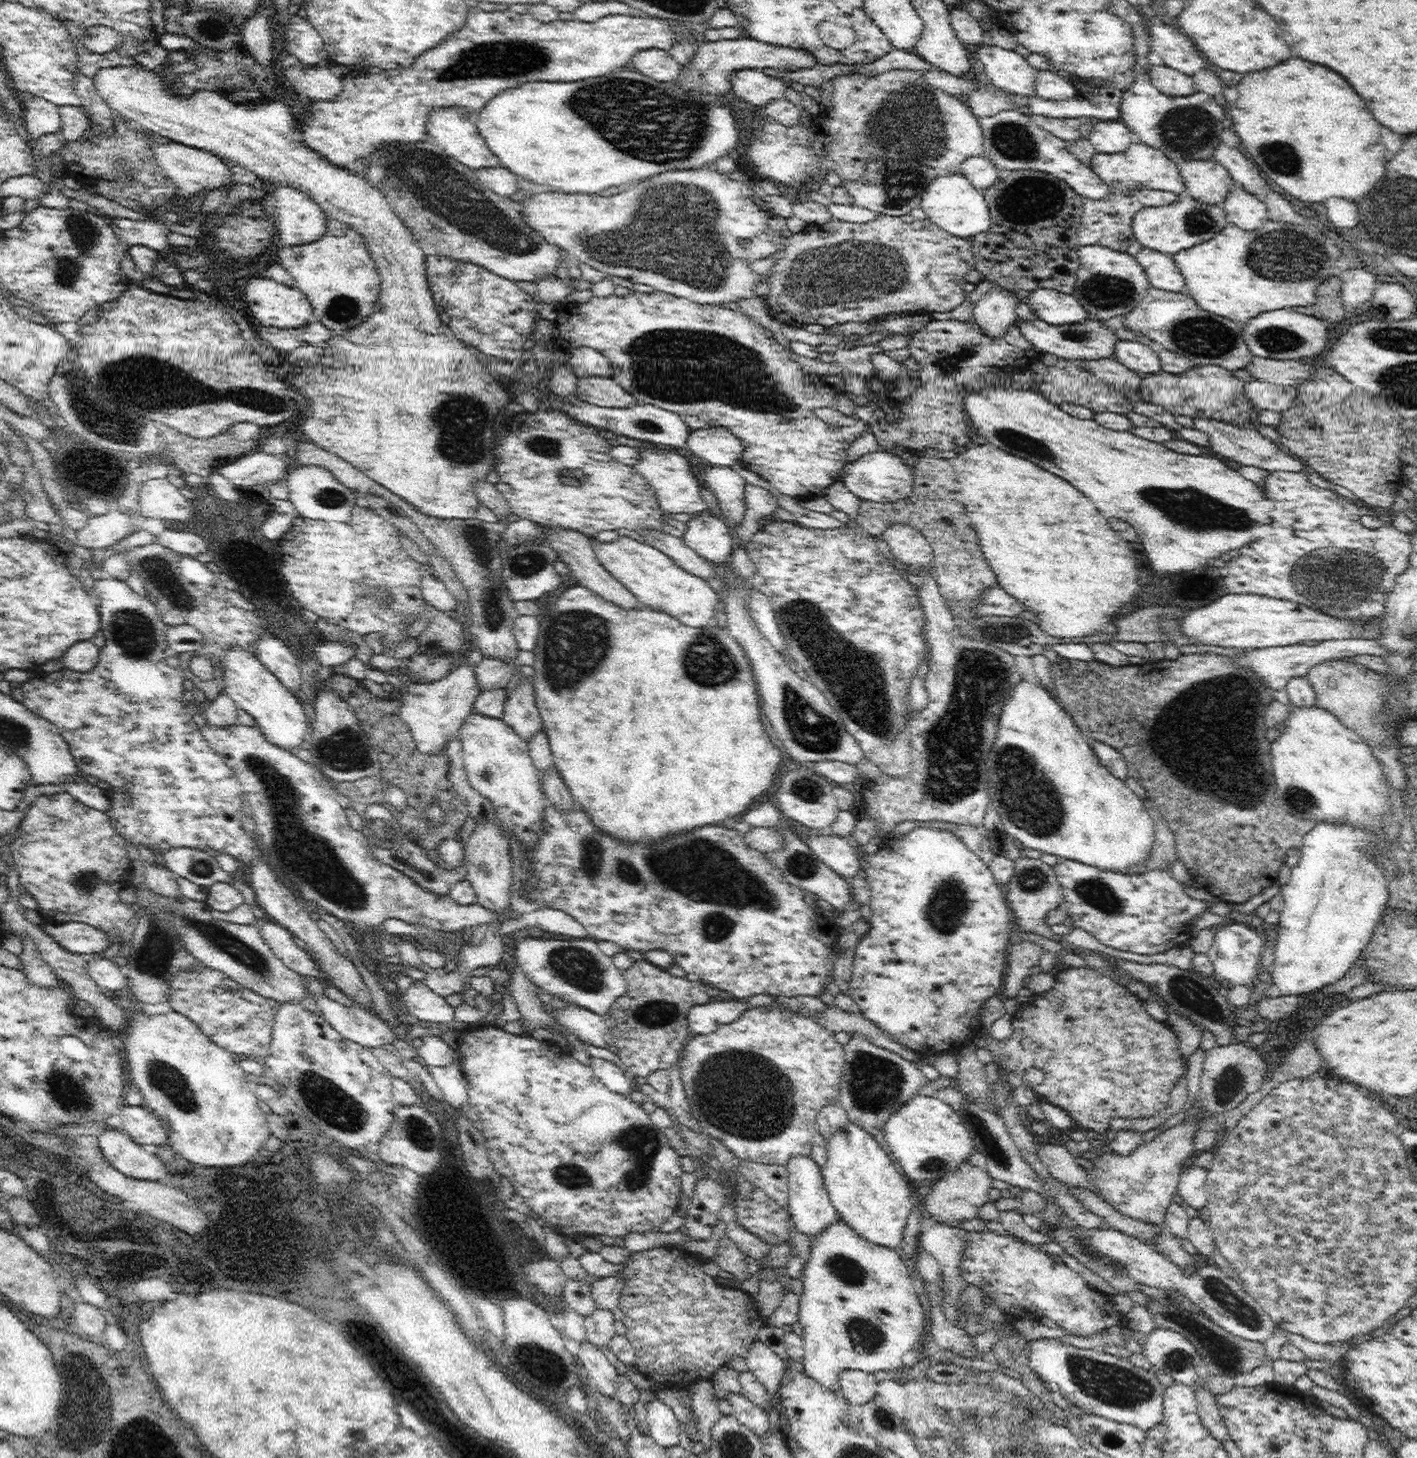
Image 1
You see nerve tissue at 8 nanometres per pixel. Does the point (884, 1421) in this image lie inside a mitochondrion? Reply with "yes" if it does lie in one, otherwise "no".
yes

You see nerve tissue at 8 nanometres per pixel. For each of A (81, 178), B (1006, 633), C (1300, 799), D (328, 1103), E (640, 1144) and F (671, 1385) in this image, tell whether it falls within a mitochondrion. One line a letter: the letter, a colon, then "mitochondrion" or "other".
A: other
B: mitochondrion
C: mitochondrion
D: mitochondrion
E: mitochondrion
F: other

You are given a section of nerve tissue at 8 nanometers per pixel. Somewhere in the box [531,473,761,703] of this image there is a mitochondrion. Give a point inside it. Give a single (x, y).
(575, 643)

